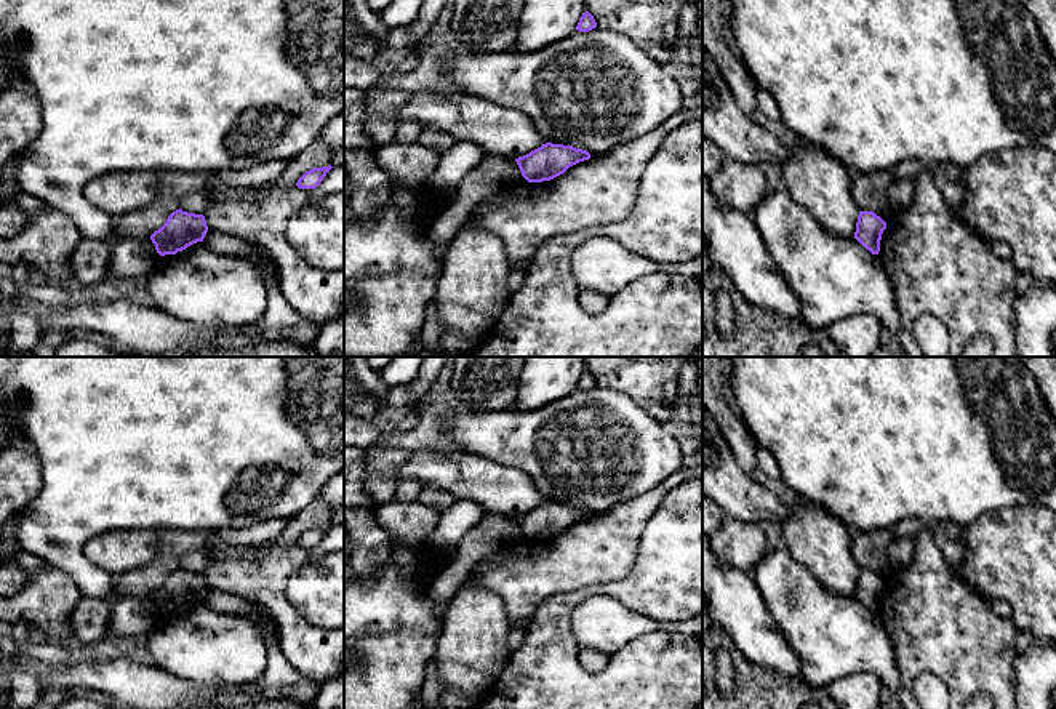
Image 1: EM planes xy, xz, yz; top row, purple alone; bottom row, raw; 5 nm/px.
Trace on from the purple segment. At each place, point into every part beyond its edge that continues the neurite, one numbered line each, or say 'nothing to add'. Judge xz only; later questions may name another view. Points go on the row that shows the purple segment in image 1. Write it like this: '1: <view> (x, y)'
nothing to add

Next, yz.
nothing to add

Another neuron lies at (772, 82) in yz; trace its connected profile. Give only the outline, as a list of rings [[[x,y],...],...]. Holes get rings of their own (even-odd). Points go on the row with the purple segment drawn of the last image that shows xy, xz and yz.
[[[731,0],[728,35],[758,86],[773,94],[781,122],[800,142],[822,149],[851,173],[891,171],[904,160],[970,168],[1002,149],[1045,147],[1056,154],[1056,62],[1022,0]]]

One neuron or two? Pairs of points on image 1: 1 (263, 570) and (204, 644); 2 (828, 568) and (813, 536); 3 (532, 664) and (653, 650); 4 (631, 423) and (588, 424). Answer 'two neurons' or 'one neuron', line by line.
1: two neurons
2: one neuron
3: one neuron
4: one neuron

